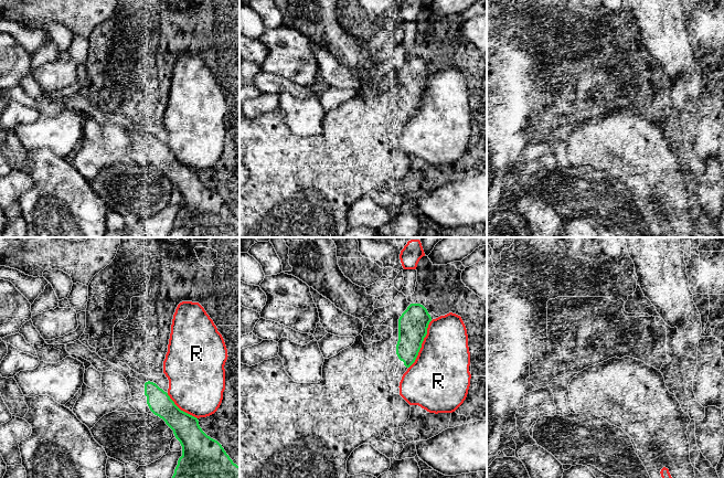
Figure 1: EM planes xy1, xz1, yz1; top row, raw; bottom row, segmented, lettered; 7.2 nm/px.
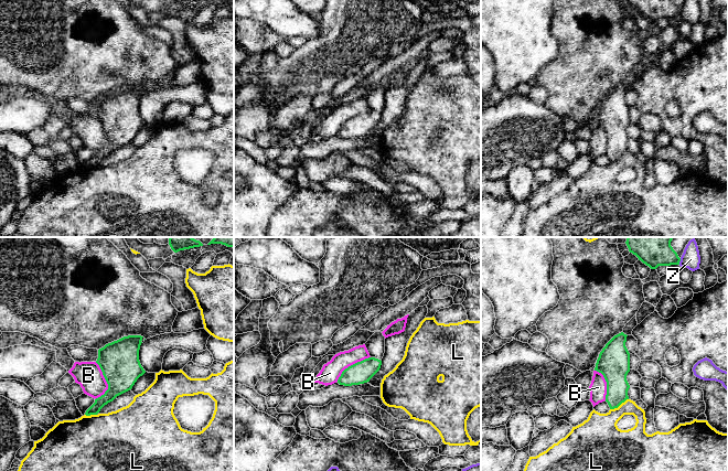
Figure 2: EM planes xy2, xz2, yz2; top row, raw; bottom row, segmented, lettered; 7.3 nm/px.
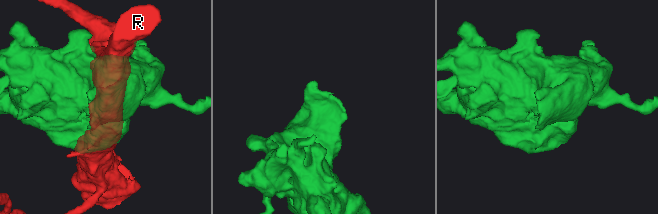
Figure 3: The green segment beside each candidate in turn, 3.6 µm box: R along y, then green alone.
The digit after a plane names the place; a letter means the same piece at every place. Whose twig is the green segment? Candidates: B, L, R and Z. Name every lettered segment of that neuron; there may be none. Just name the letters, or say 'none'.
none

